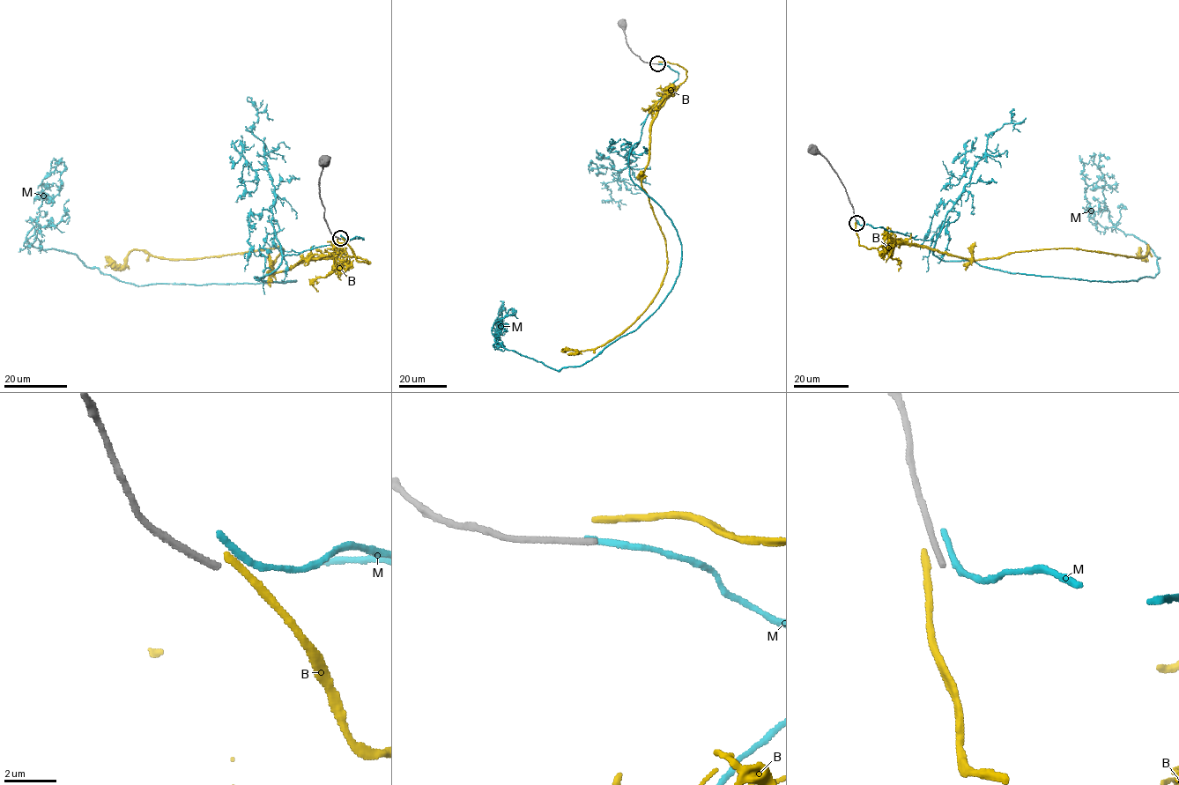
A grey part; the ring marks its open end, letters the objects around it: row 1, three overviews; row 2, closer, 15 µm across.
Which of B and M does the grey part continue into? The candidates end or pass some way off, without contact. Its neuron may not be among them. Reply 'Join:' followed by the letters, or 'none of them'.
Join: M

